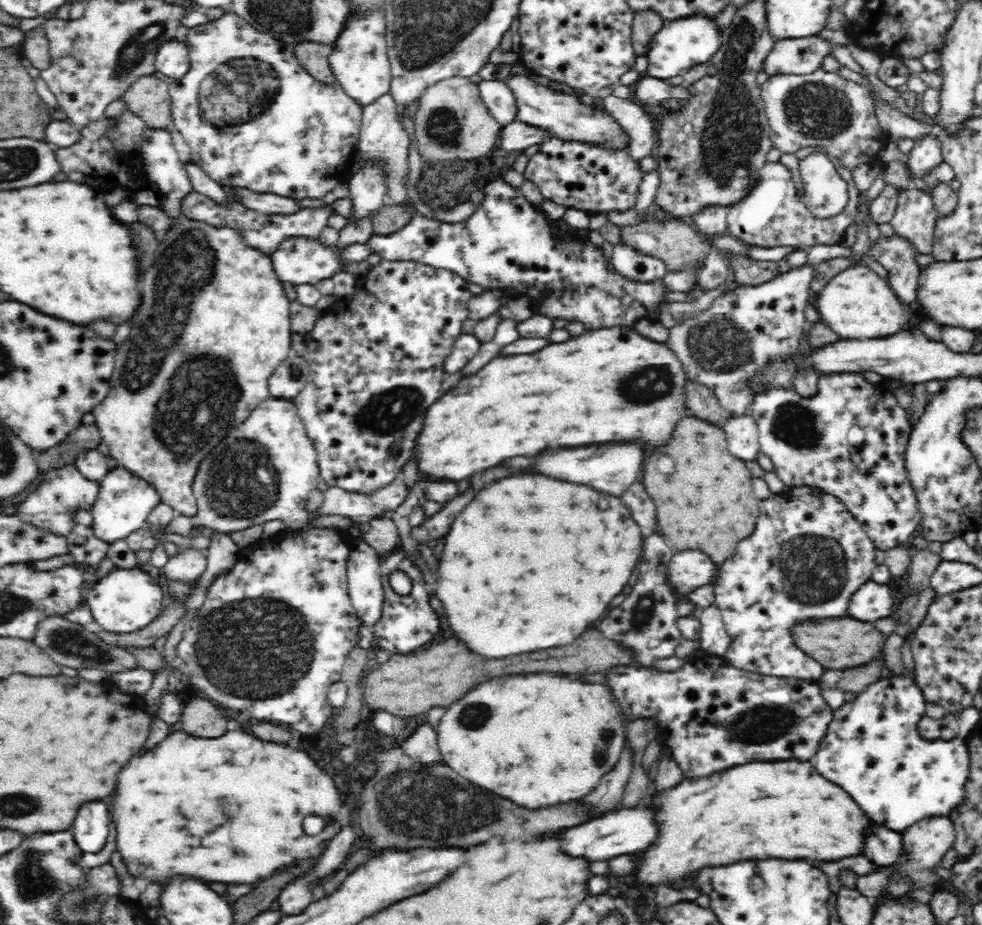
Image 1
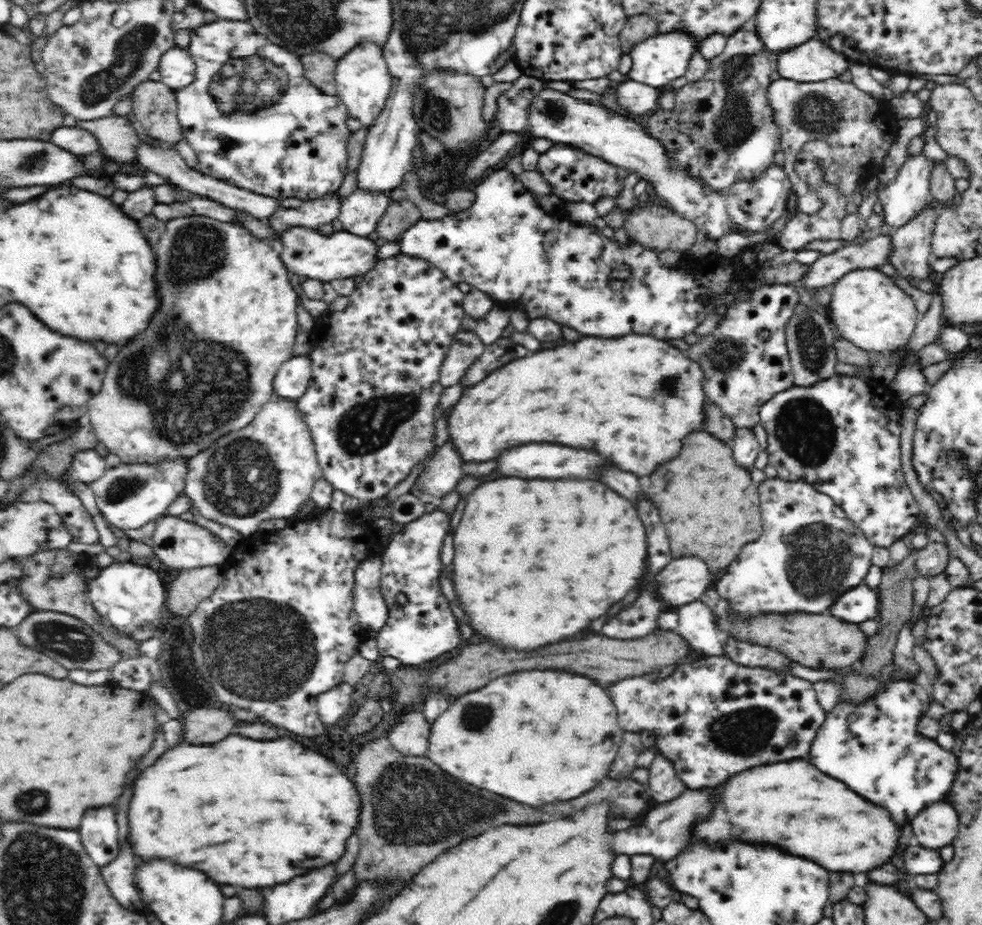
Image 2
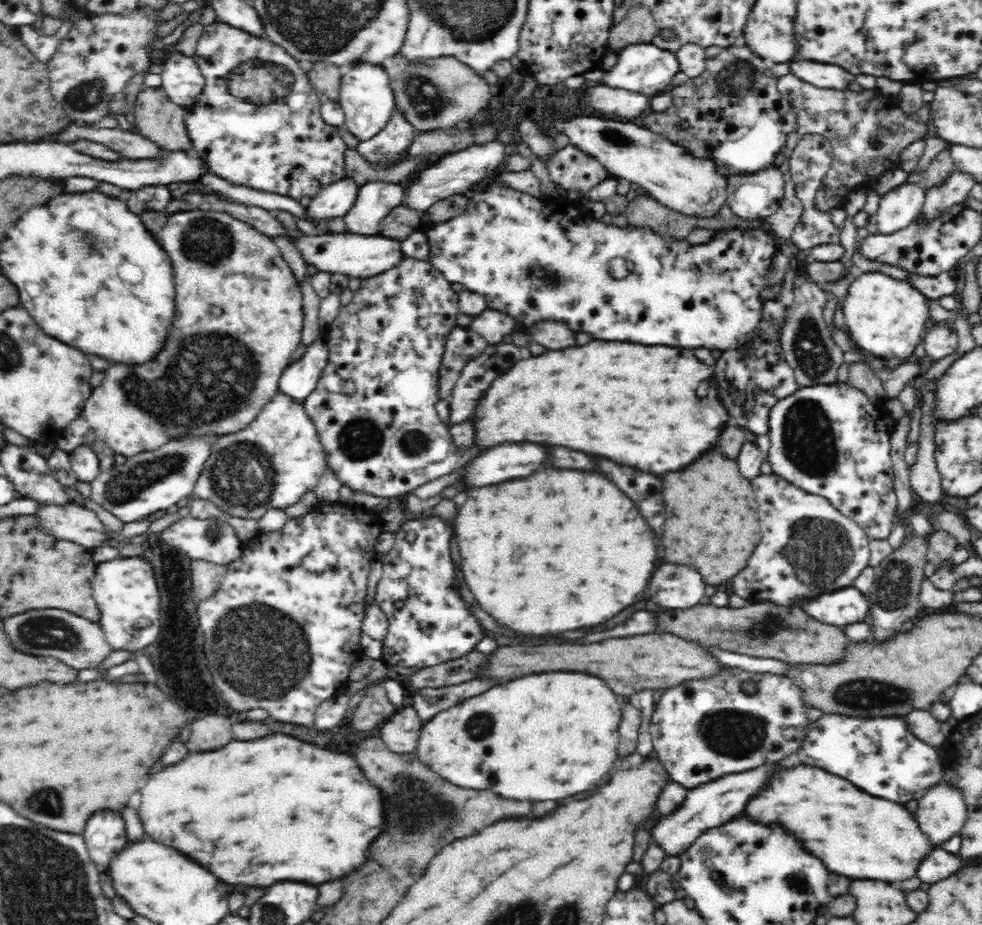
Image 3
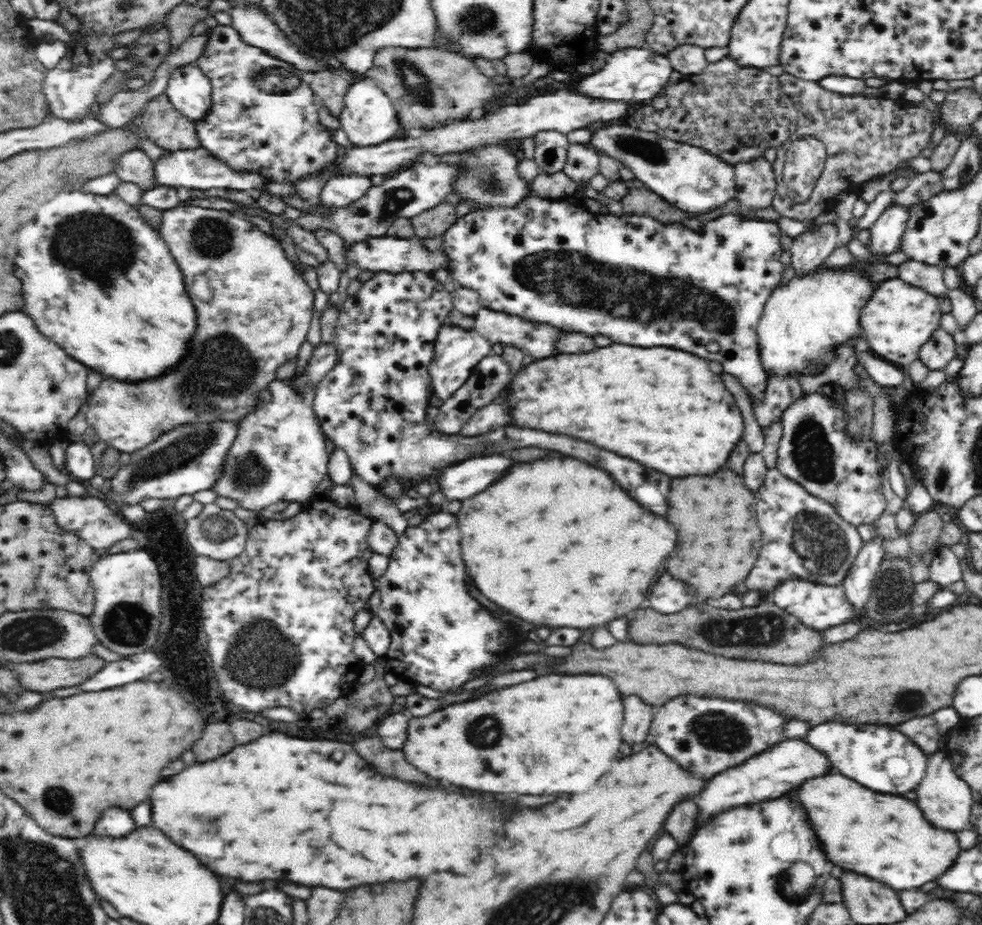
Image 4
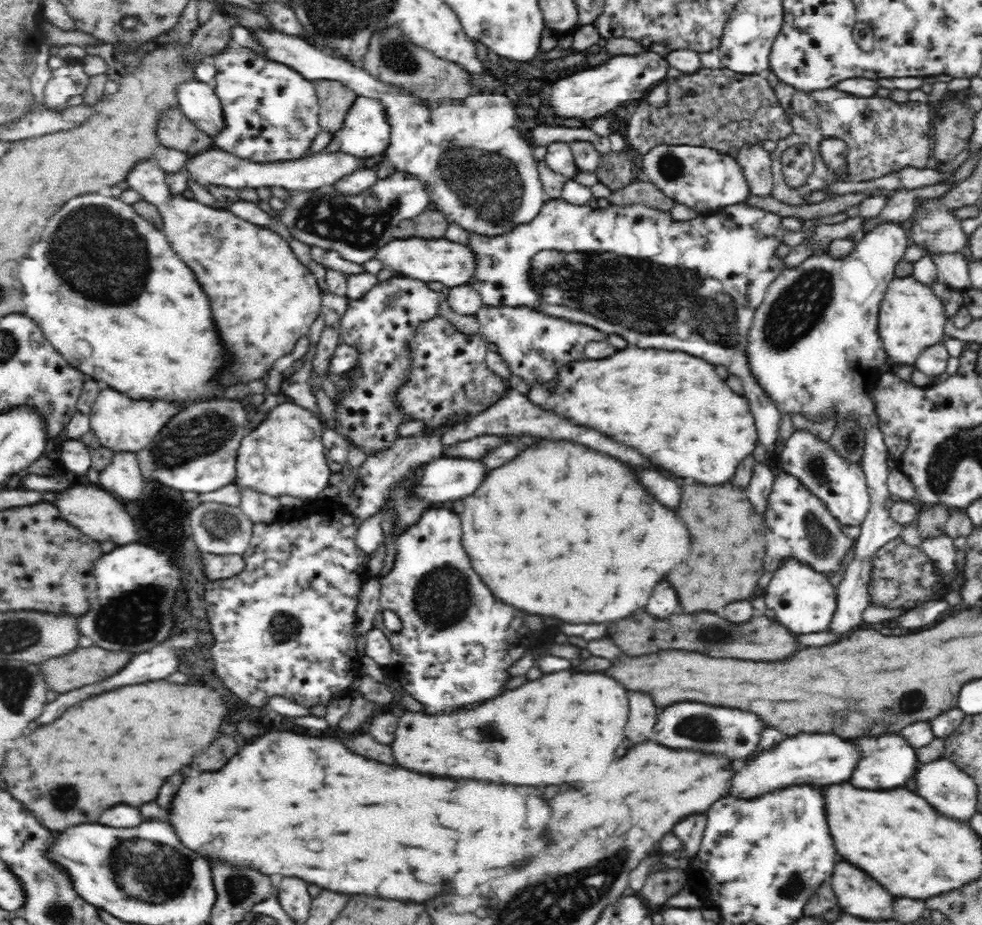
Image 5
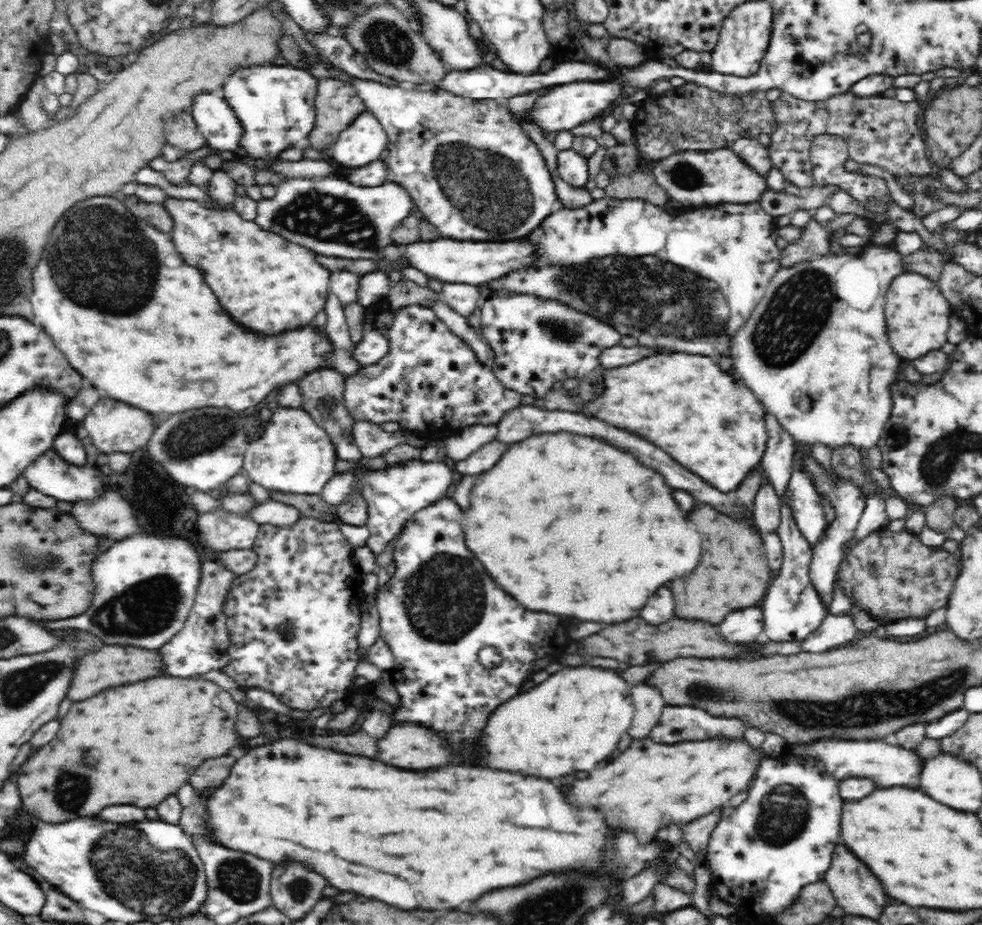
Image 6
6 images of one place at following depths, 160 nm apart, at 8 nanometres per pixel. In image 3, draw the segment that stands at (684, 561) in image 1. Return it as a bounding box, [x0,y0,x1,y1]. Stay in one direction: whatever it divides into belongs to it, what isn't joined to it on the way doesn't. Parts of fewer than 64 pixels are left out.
[648,564,706,610]

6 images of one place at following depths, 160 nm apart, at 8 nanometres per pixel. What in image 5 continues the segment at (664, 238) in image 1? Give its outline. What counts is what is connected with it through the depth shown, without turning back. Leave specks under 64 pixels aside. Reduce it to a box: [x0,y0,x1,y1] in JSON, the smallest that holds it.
[609,181,677,213]

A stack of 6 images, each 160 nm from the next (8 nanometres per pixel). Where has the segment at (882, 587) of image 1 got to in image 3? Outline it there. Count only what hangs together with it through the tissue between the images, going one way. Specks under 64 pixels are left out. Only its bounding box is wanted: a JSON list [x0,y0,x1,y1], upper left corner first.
[801,585,870,626]

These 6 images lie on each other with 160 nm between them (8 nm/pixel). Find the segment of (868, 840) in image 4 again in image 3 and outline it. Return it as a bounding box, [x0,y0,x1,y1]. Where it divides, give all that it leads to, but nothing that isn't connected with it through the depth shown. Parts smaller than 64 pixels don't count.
[744,764,932,882]

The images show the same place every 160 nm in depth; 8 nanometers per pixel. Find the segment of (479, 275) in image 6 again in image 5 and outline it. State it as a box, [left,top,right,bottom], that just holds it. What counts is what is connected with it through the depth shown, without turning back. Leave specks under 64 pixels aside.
[374,236,474,286]

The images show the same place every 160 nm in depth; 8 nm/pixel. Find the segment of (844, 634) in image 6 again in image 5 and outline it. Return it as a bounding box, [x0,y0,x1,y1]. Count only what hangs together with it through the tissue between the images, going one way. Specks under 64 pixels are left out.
[748,222,909,634]

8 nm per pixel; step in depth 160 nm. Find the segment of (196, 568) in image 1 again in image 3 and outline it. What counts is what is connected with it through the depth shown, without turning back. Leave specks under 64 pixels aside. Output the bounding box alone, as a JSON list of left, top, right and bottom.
[156,516,242,566]

